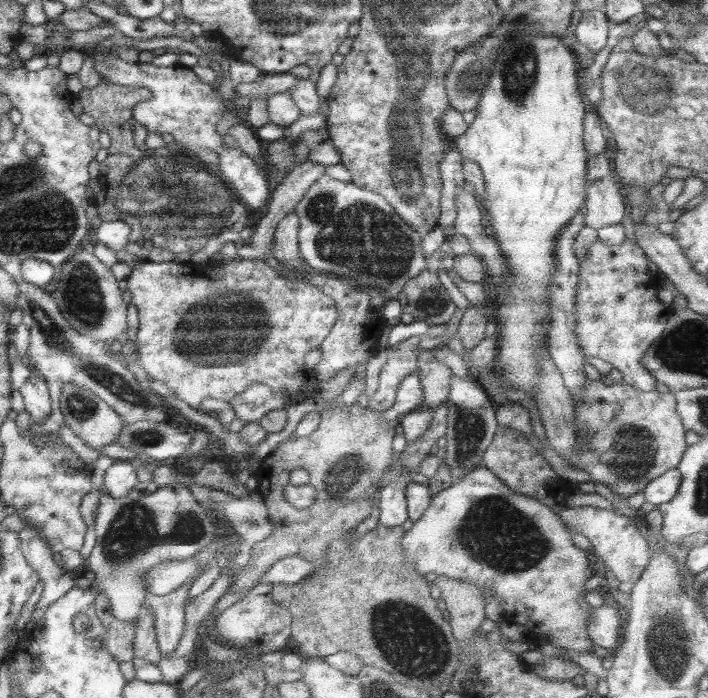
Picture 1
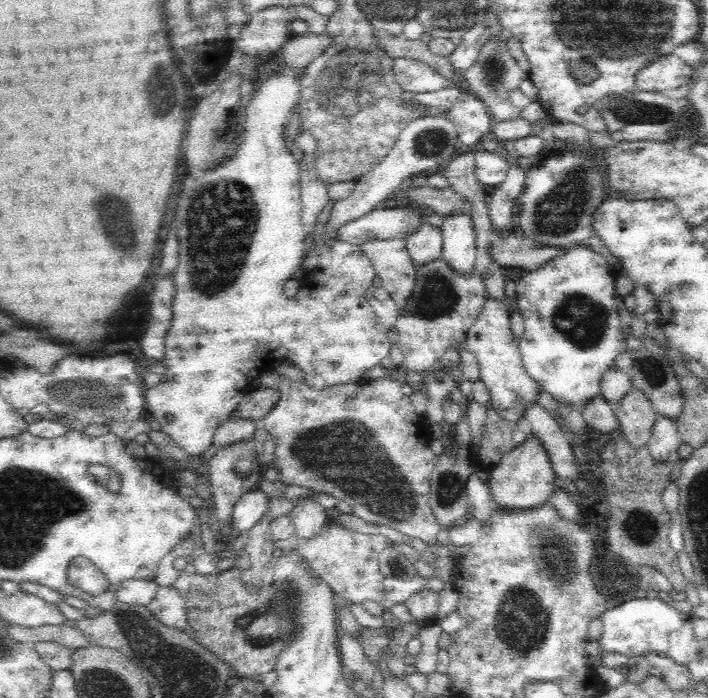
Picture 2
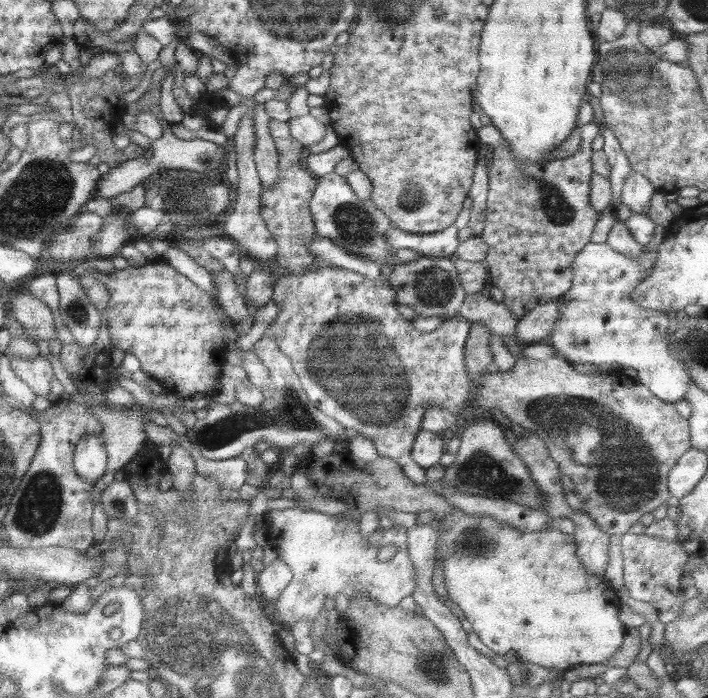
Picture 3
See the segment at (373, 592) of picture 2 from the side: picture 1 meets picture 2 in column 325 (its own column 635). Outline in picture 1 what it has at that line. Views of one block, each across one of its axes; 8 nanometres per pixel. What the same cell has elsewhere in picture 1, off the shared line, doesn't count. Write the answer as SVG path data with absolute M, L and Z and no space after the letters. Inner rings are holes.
M592 507L568 508L557 511L562 524L571 534L581 534L593 548L597 558L601 558L604 567L609 568L608 579L612 583L630 582L635 584L647 565L650 551L629 520L611 510L600 510Z

